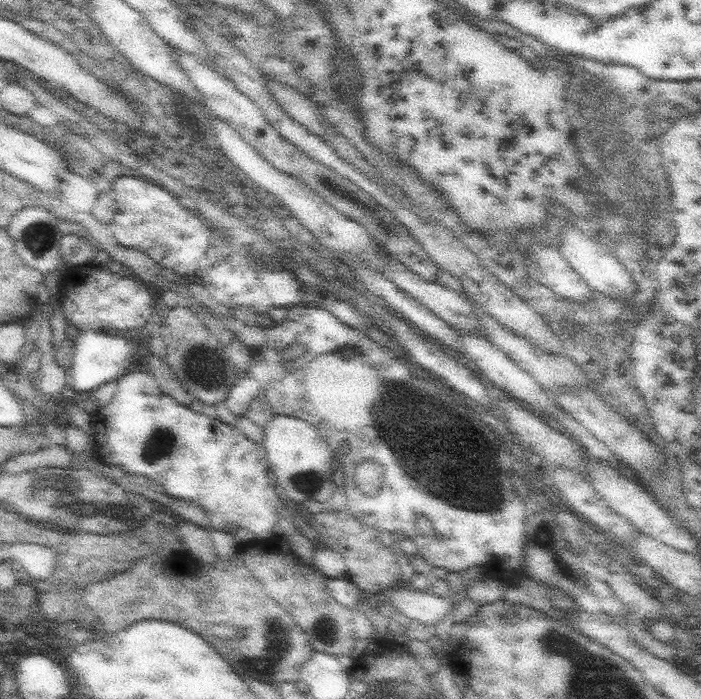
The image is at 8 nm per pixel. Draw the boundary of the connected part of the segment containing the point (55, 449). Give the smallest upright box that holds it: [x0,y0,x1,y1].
[1,446,73,474]

